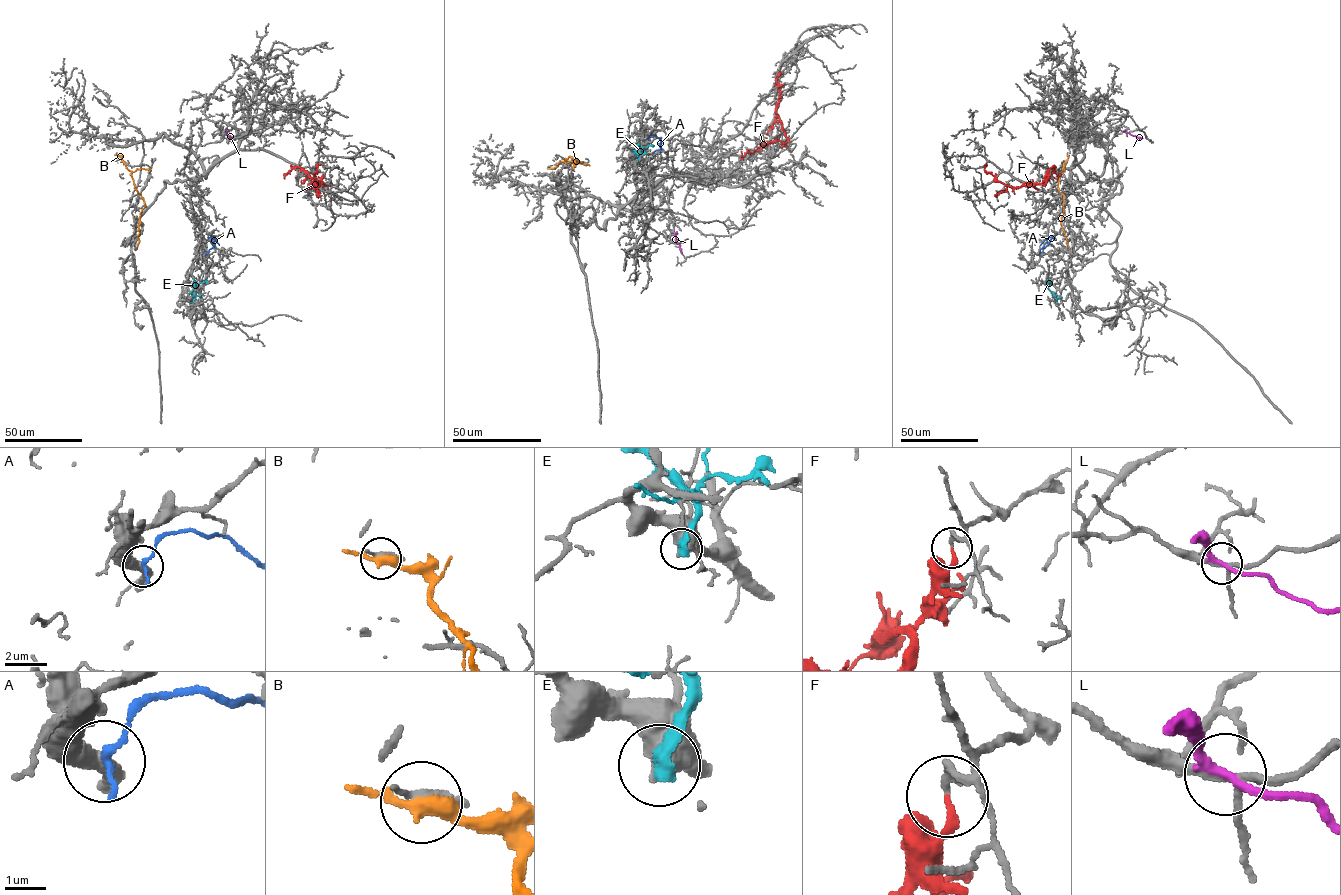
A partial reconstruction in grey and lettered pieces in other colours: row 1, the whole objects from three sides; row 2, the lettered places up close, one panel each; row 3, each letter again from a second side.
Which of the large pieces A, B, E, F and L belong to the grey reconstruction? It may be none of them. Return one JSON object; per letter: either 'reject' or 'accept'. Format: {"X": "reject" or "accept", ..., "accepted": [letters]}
{"A": "reject", "B": "reject", "E": "reject", "F": "reject", "L": "reject", "accepted": []}

